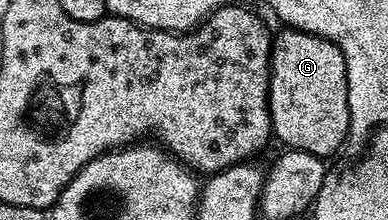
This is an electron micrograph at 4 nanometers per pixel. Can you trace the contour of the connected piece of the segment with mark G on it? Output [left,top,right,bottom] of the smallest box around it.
[268,29,350,157]

